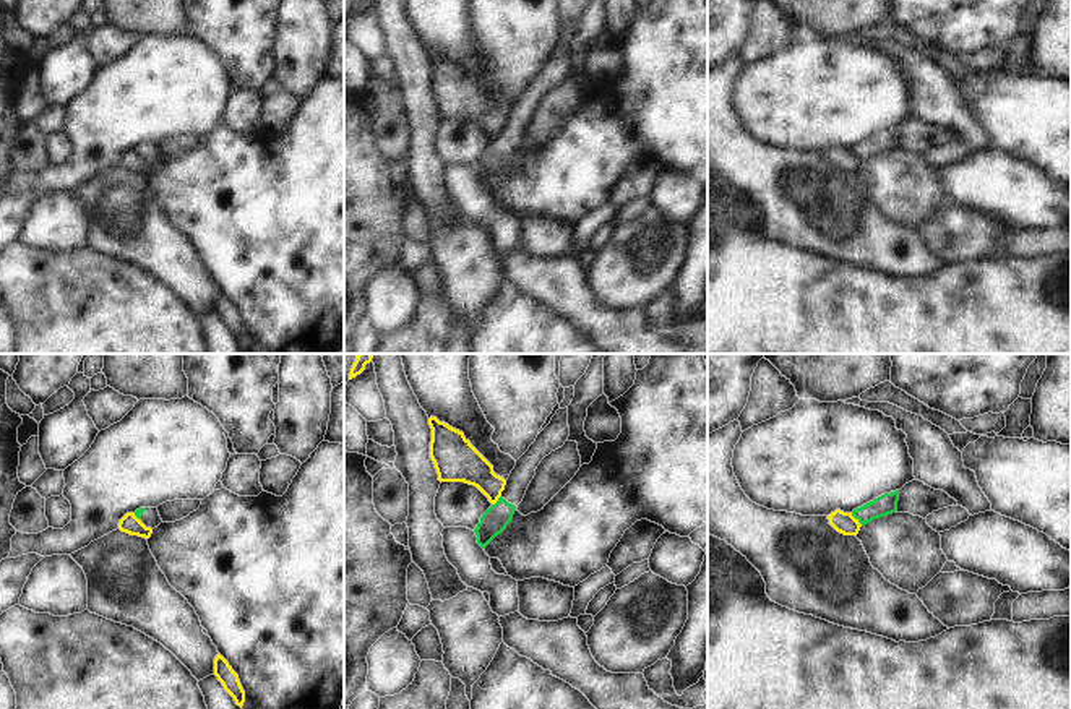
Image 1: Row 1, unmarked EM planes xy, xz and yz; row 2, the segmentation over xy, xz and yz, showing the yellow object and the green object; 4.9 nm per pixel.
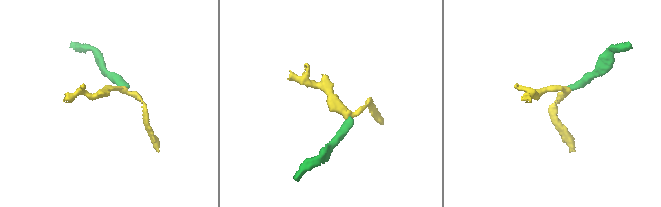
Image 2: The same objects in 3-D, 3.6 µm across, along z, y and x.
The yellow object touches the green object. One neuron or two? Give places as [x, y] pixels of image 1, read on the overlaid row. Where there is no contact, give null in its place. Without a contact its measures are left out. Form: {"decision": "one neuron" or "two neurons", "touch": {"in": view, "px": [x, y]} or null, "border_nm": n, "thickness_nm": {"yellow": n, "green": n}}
{"decision": "two neurons", "touch": {"in": "yz", "px": [857, 519]}, "border_nm": 90, "thickness_nm": {"yellow": 110, "green": 100}}

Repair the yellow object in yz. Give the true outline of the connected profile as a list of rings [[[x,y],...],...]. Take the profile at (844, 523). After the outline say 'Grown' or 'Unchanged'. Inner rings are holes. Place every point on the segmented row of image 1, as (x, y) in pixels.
[[[836,509],[828,516],[829,524],[844,535],[857,535],[862,524],[852,516],[852,513],[844,513]]]. Unchanged

